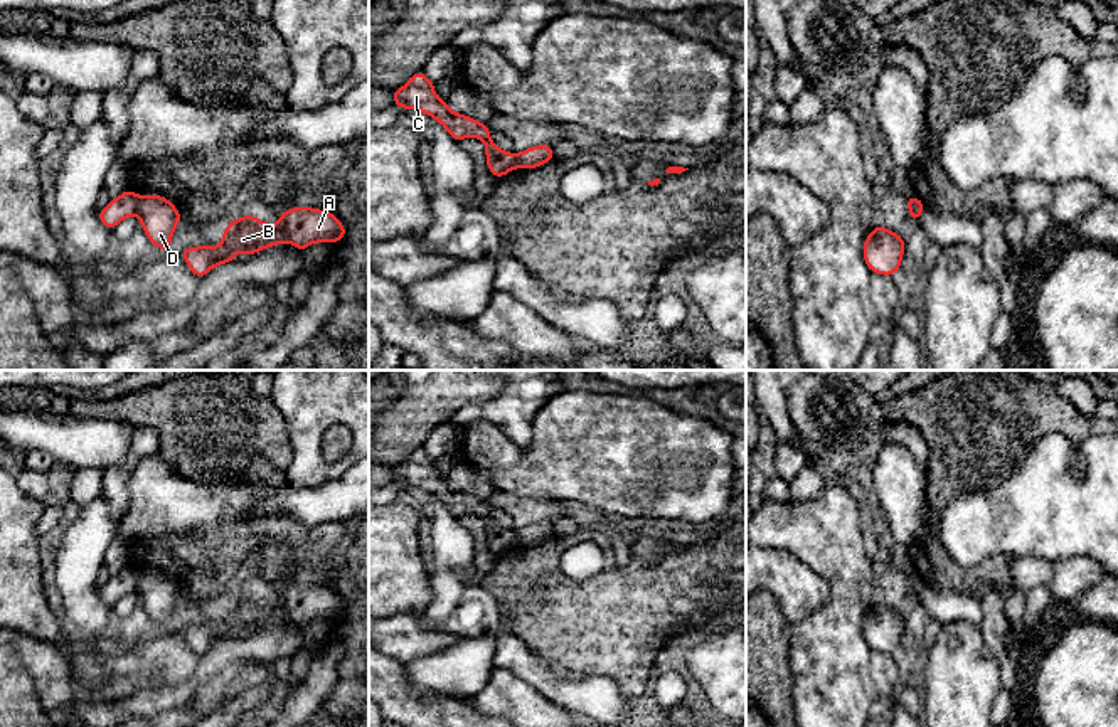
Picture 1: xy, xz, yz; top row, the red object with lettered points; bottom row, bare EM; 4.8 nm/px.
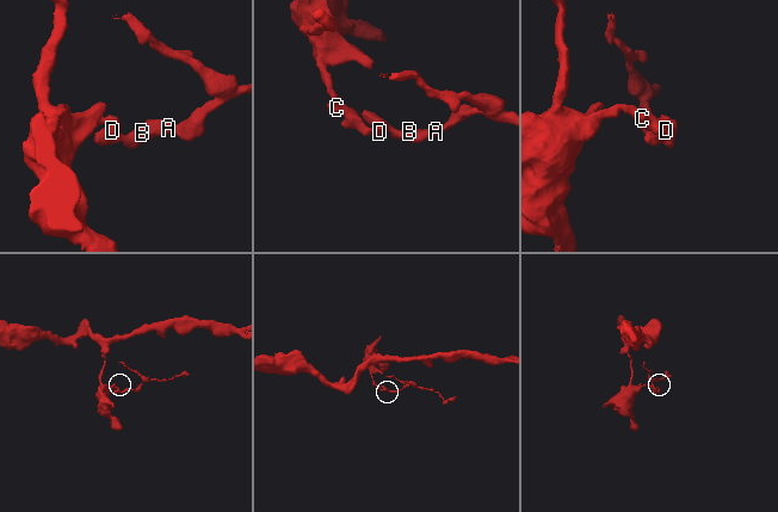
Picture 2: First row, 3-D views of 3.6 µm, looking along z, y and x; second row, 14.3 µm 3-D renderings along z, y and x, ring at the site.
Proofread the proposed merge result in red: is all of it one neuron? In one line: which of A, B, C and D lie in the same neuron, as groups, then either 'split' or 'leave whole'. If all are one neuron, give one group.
A B D / C; split

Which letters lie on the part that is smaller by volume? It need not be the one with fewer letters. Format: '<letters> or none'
A, B, D

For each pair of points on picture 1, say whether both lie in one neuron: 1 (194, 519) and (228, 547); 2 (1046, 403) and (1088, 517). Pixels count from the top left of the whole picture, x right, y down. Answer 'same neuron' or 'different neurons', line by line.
1: different neurons
2: different neurons

